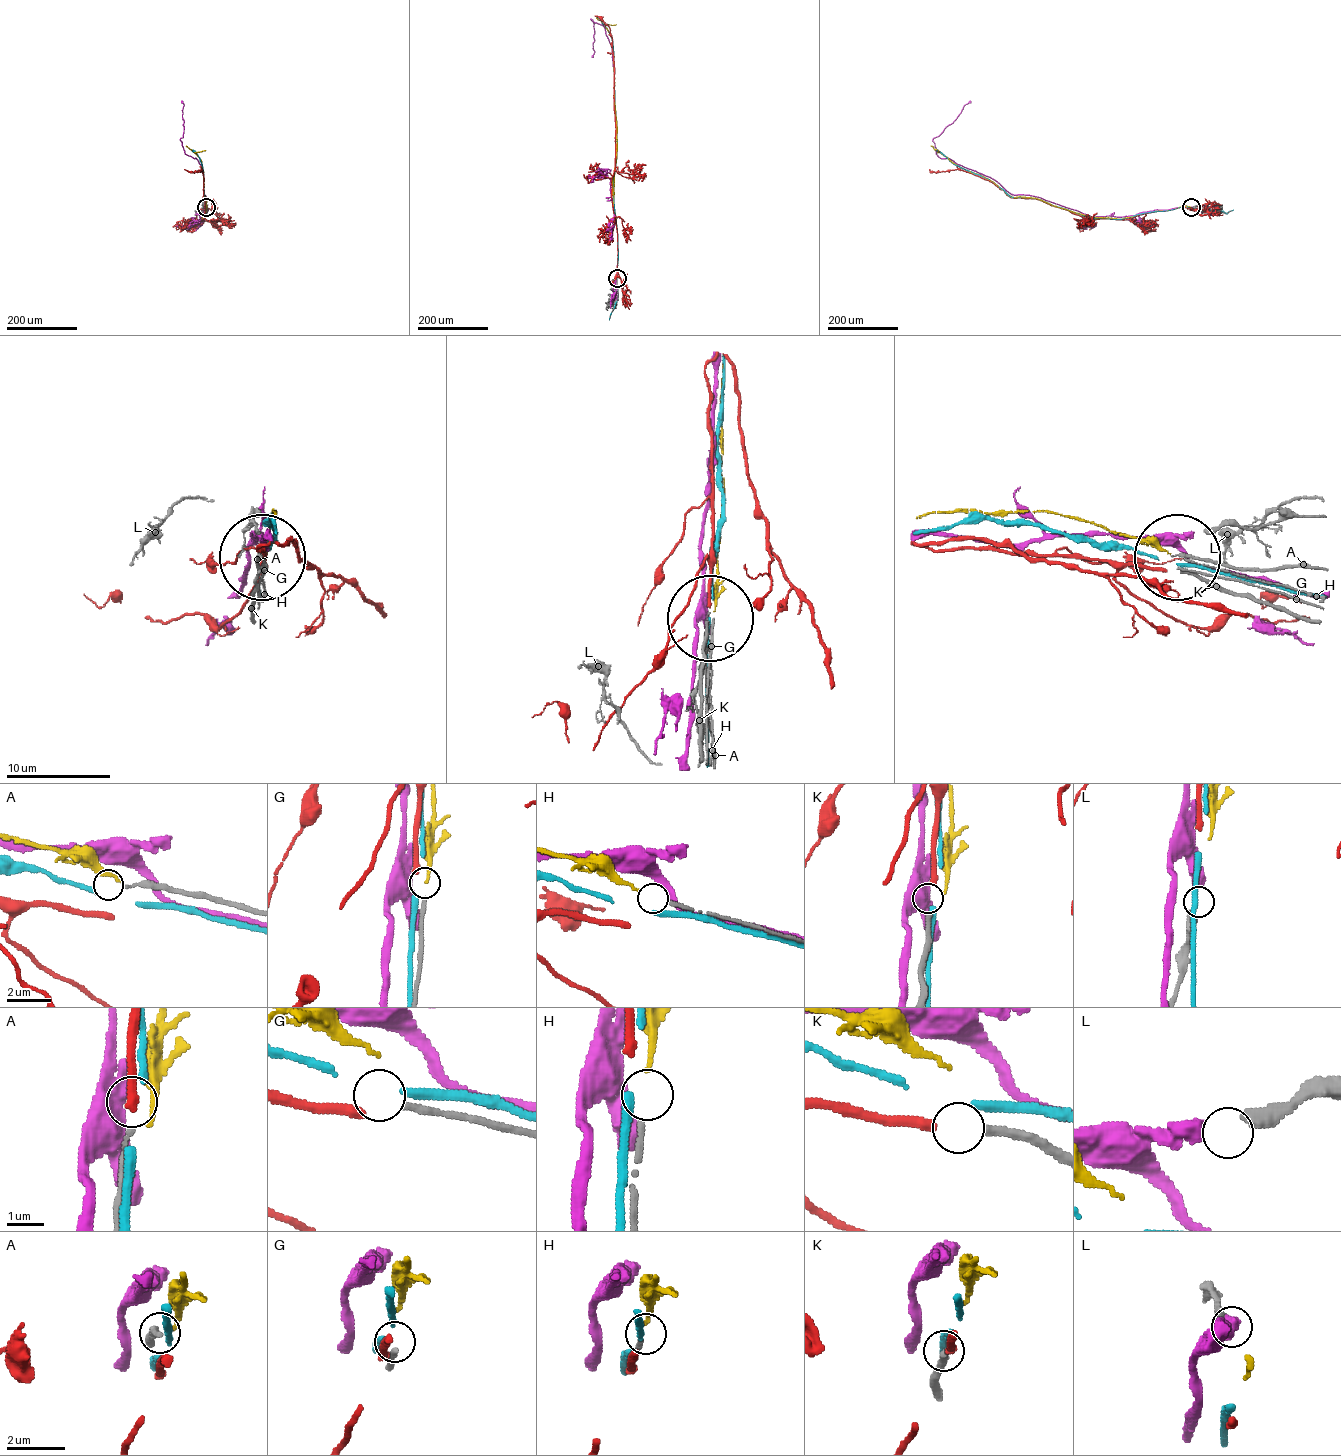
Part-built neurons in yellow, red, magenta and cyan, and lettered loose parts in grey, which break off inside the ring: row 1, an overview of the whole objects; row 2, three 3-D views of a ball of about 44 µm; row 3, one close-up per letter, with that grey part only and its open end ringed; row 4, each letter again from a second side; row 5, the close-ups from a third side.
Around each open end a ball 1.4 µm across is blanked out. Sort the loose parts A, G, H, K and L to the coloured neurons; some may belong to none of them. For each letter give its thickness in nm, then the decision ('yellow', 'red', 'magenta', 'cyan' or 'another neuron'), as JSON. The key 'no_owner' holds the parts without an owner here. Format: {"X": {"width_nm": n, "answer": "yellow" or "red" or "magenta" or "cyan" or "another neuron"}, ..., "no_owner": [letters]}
{"A": {"width_nm": 140, "answer": "another neuron"}, "G": {"width_nm": 180, "answer": "another neuron"}, "H": {"width_nm": 150, "answer": "yellow"}, "K": {"width_nm": 220, "answer": "red"}, "L": {"width_nm": 400, "answer": "magenta"}, "no_owner": ["A", "G"]}

